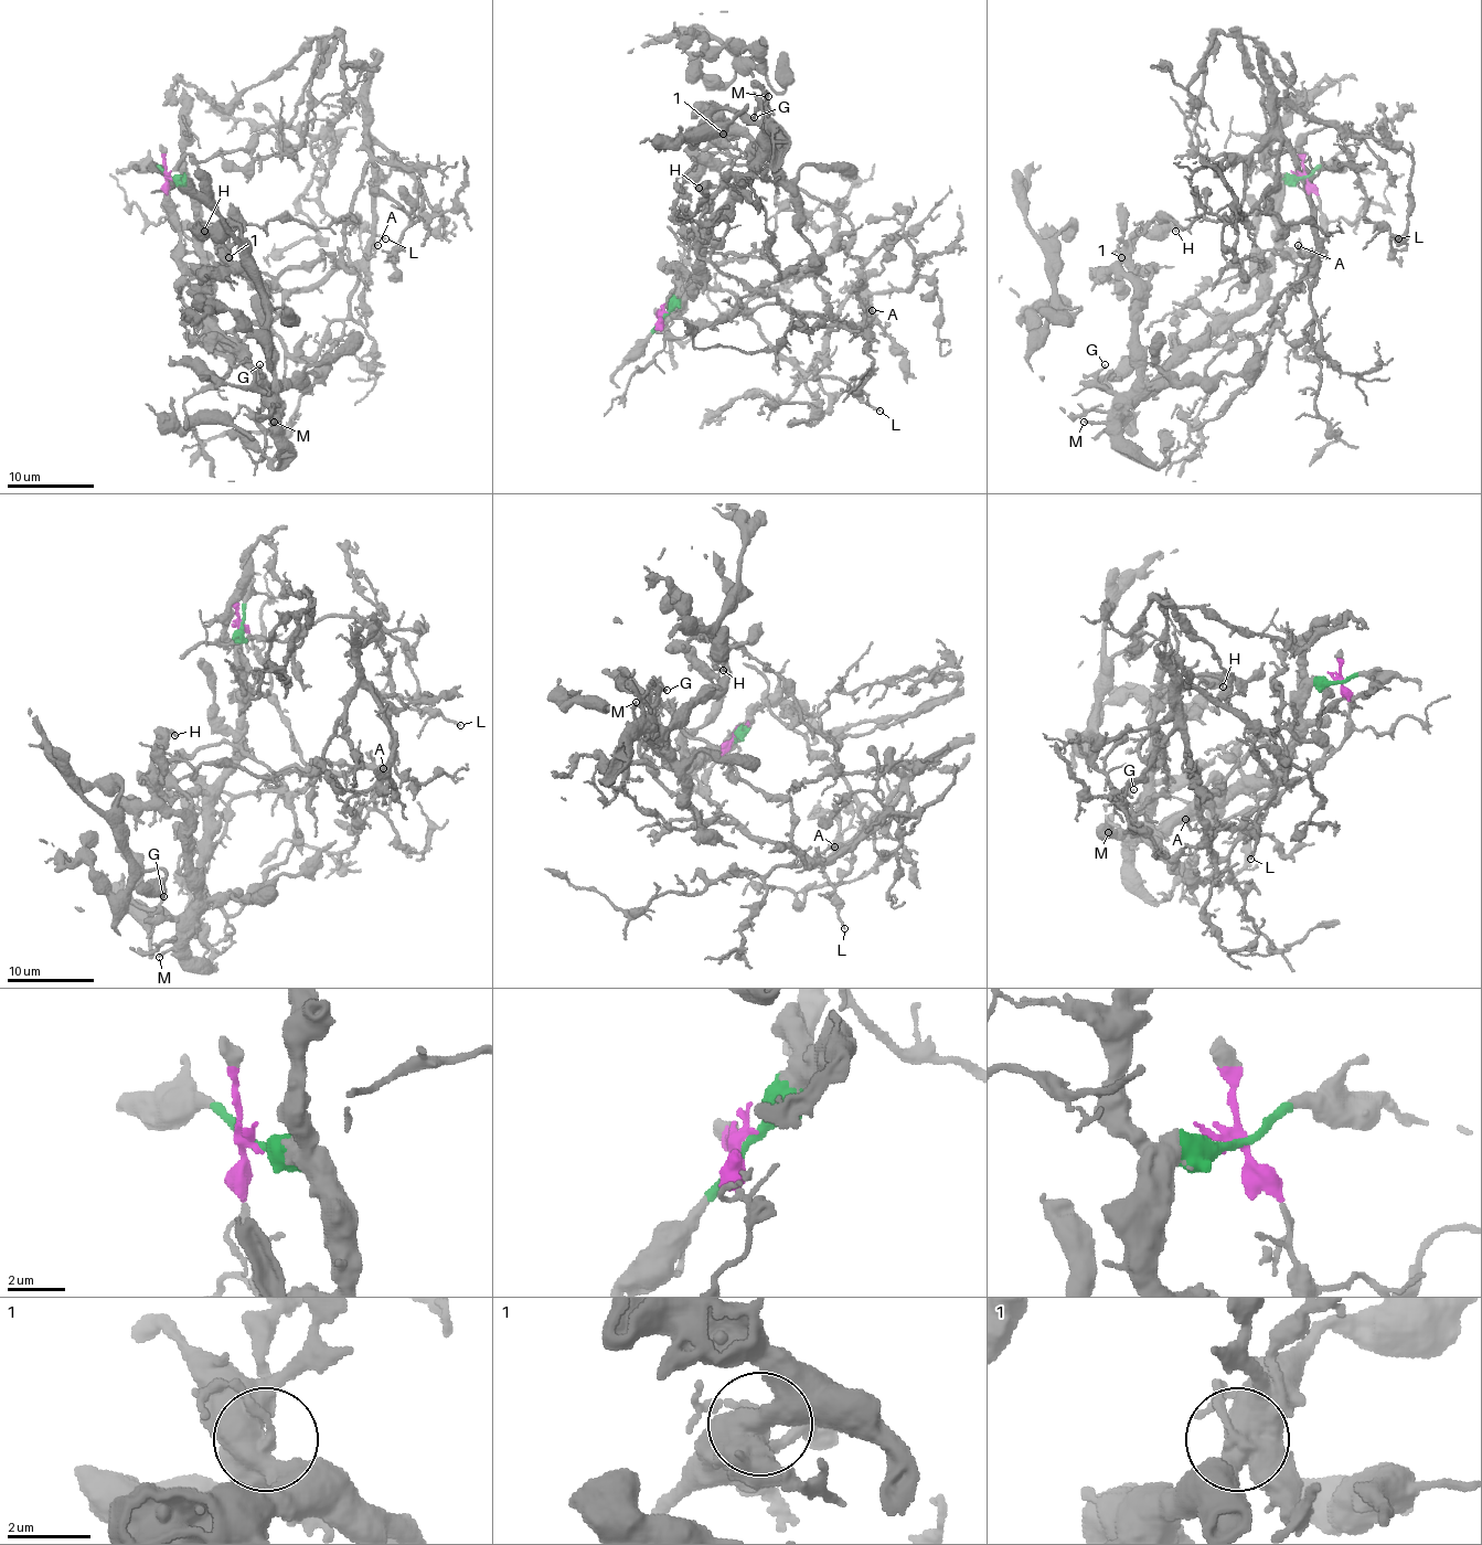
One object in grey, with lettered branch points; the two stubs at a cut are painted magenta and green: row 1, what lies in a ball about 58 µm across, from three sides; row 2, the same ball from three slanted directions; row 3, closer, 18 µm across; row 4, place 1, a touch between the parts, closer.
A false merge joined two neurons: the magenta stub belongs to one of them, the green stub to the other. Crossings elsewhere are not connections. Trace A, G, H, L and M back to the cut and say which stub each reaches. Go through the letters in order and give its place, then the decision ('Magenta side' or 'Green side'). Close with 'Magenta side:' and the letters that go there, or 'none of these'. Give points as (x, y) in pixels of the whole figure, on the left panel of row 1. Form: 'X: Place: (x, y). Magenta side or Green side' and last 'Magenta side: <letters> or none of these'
A: Place: (377, 245). Magenta side
G: Place: (259, 364). Green side
H: Place: (204, 231). Green side
L: Place: (385, 238). Magenta side
M: Place: (274, 422). Green side
Magenta side: A, L

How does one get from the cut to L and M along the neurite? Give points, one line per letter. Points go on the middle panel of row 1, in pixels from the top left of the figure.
L: (662, 315), (662, 330), (686, 337), (765, 304), (865, 328), (856, 286), (814, 377), (843, 380), (881, 411)
M: (662, 315), (697, 280), (704, 232), (727, 201), (729, 191), (758, 156), (769, 97)

